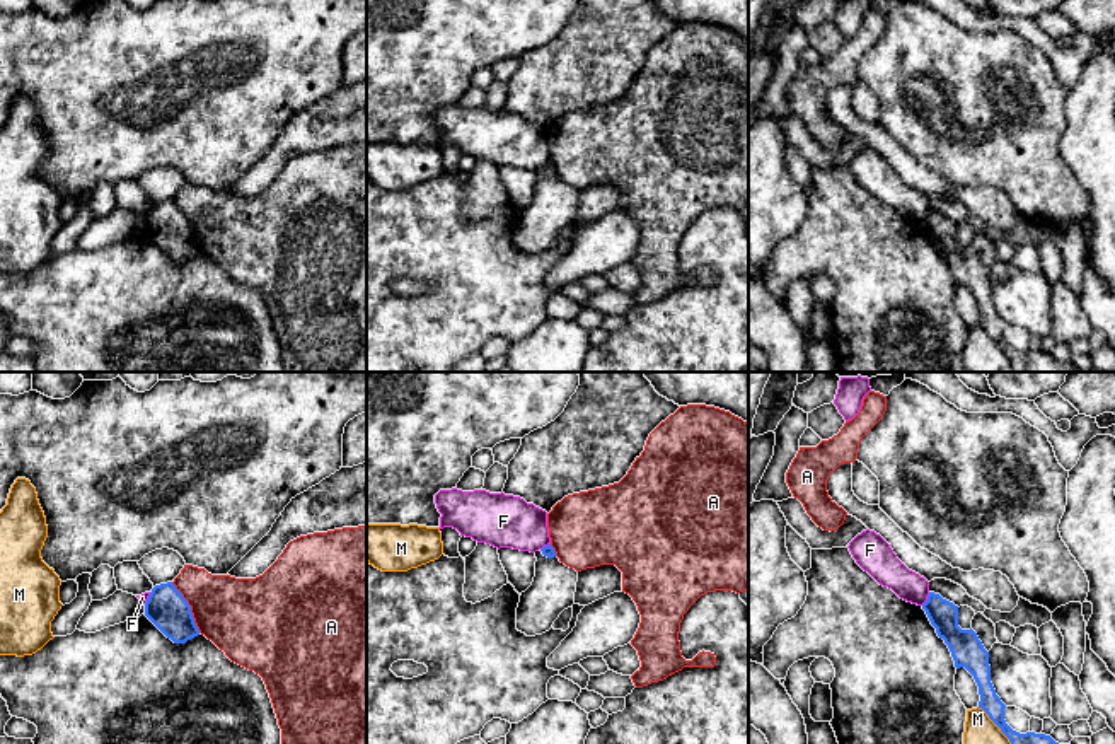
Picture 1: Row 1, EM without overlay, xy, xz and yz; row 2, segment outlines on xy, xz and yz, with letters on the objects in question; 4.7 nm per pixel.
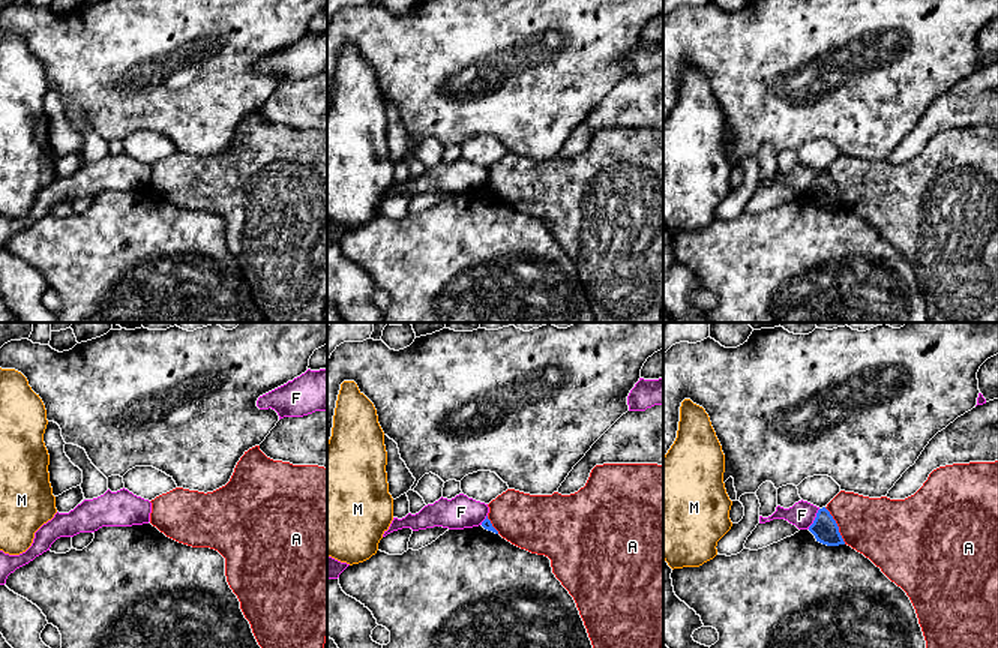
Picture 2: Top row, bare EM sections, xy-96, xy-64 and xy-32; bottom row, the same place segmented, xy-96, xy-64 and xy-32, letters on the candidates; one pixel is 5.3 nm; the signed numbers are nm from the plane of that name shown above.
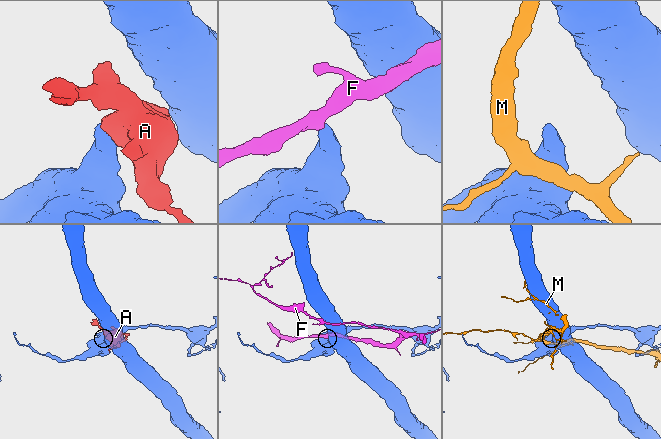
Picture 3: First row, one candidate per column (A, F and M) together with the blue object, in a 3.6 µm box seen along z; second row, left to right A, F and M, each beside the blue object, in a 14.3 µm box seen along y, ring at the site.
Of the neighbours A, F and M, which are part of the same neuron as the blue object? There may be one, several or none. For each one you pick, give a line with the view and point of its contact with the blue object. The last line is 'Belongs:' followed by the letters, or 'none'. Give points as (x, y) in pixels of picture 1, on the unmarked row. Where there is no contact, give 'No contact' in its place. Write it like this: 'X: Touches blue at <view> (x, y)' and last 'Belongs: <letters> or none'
Belongs: none

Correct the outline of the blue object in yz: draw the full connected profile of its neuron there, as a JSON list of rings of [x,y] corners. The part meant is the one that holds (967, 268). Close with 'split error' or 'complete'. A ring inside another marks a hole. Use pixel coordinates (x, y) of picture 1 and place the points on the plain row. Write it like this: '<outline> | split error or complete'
[[[929,210],[922,222],[931,242],[939,256],[948,263],[955,285],[965,285],[979,304],[979,326],[1001,346],[1009,357],[1014,372],[1101,372],[1098,369],[1081,370],[1071,362],[1059,362],[1050,353],[1013,348],[1004,338],[1006,323],[996,312],[991,300],[989,270],[984,266],[977,251],[958,244],[958,224],[943,217],[939,212]]] | complete

